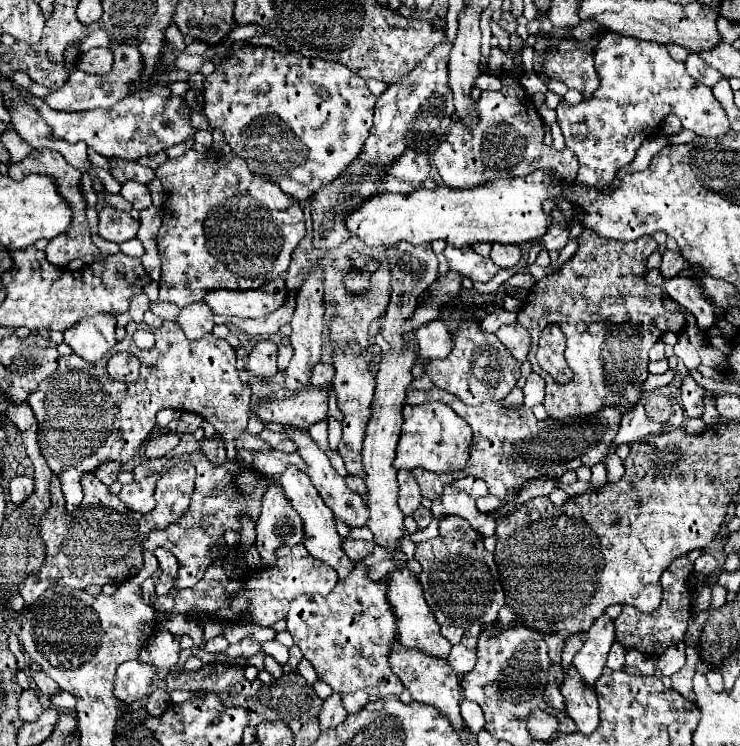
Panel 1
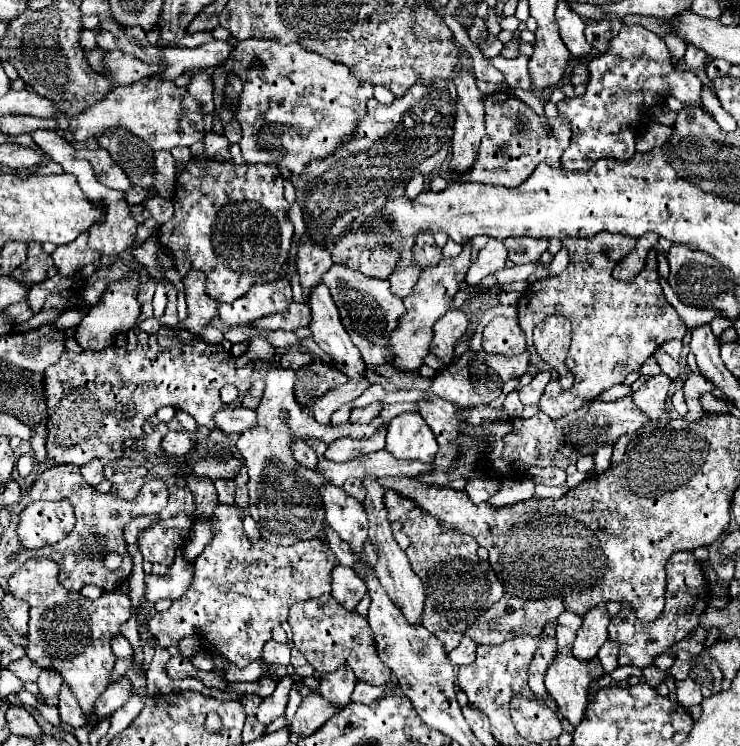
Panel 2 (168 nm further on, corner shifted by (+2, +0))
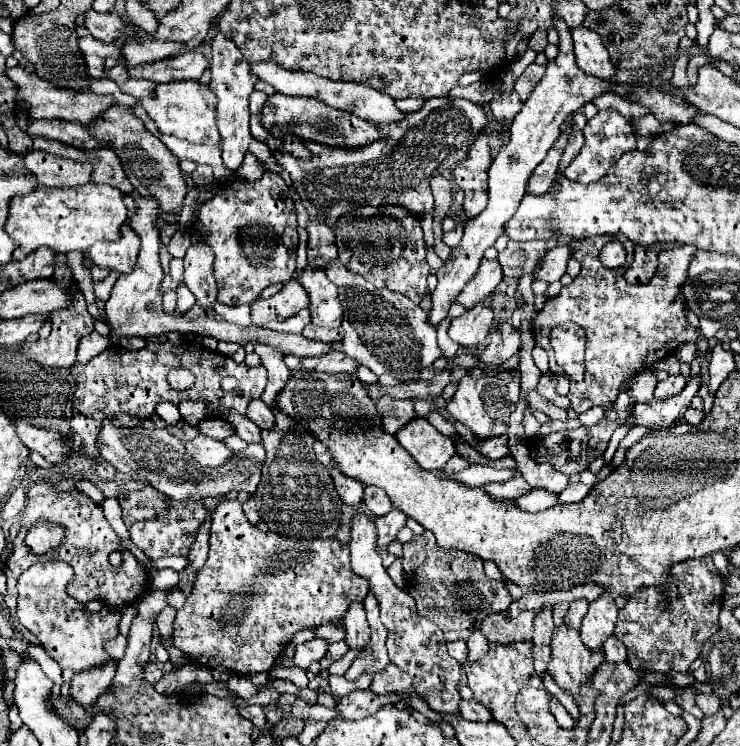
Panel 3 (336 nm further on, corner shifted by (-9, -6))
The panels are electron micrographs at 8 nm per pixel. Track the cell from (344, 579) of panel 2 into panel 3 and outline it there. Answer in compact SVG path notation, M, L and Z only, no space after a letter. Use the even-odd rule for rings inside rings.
M355 601L351 603L351 607L345 613L345 641L351 649L363 649L367 645L369 639L369 627L367 627L367 619L365 619L365 609L363 609L363 601Z

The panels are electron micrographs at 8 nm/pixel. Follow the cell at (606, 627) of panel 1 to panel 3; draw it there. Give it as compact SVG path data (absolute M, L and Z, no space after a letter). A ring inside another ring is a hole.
M603 593L595 603L589 605L589 611L583 619L581 639L591 649L597 651L603 643L613 635L617 623L617 607L615 599L609 593Z

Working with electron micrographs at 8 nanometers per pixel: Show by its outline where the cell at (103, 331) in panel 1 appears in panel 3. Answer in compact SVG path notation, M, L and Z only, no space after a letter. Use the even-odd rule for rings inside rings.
M139 199L135 201L137 205L137 213L131 221L131 227L139 233L141 237L141 251L139 251L139 259L135 269L129 275L121 275L111 291L111 297L105 303L105 319L107 319L107 327L111 331L111 335L115 337L153 337L153 335L163 335L163 333L197 333L197 335L211 335L219 341L231 341L231 343L239 343L241 347L247 343L267 343L277 347L283 355L291 353L297 357L317 357L329 351L329 343L321 343L321 341L309 341L303 335L293 335L293 333L277 333L271 329L263 329L263 327L241 327L235 323L227 323L227 321L215 321L209 317L201 317L201 319L185 319L183 315L175 317L163 311L161 305L161 293L159 293L159 285L163 281L163 267L159 263L159 229L155 225L157 221L157 213L159 207L155 201L151 199Z

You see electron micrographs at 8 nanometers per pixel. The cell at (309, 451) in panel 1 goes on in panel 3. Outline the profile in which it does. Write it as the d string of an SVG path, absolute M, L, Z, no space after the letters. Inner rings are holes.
M355 513L351 523L351 541L349 541L349 551L351 551L351 567L357 575L361 575L363 579L369 581L371 591L375 593L377 601L379 601L379 609L381 609L381 623L387 627L389 637L387 637L387 651L389 651L389 659L391 663L395 663L397 667L401 667L403 671L407 671L413 679L413 689L417 691L417 695L421 695L427 705L439 713L445 719L451 717L459 717L459 681L461 681L461 665L449 657L447 653L447 641L443 637L443 631L439 631L439 627L421 617L417 607L415 607L415 599L401 587L397 587L387 569L381 563L379 553L375 551L377 547L377 527L375 521L365 515L365 513Z

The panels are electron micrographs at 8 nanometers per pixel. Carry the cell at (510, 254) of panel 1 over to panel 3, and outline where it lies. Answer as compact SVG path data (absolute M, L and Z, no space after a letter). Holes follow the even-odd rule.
M483 259L475 279L471 279L471 283L467 283L465 291L459 293L459 299L455 299L457 303L465 305L467 309L475 307L483 297L487 297L489 293L493 293L493 289L497 287L497 283L503 279L503 269L499 265L499 261L487 261Z

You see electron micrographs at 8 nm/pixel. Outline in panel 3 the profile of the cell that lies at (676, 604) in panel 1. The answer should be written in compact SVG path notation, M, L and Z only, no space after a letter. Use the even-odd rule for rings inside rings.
M711 557L677 563L671 569L671 583L667 597L671 599L671 615L661 613L661 599L657 587L643 587L619 611L615 637L627 647L627 663L631 669L657 673L687 673L691 663L699 657L703 643L719 629L717 617L723 605L723 575L715 569Z

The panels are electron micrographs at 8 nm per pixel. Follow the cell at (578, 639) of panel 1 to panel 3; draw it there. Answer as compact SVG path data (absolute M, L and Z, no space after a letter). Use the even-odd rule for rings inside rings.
M575 601L575 603L571 603L571 607L569 607L567 615L565 615L565 625L579 629L585 613L587 613L587 603L585 603L585 601Z

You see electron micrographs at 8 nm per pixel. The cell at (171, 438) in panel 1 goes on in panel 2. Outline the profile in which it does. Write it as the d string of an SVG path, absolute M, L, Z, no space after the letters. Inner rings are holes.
M170 431L164 441L162 441L162 447L172 453L172 455L178 455L178 457L186 457L186 455L192 455L196 451L196 441L190 437L190 433L186 431Z

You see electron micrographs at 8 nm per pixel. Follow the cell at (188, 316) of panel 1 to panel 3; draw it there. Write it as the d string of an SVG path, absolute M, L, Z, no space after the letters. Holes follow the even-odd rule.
M189 247L185 255L185 285L203 309L211 309L217 301L217 281L213 275L213 255L207 247Z

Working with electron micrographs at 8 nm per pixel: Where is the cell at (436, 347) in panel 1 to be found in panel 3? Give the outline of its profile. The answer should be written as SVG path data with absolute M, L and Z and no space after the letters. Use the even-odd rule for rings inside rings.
M477 305L477 307L465 311L461 317L451 321L449 337L463 347L477 347L485 341L491 325L493 325L491 307Z

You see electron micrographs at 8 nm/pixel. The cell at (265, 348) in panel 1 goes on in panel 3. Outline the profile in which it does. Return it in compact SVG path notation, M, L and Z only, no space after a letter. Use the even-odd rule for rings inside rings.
M253 399L253 403L247 409L247 417L257 425L257 427L273 427L275 417L271 409L263 403L263 399Z

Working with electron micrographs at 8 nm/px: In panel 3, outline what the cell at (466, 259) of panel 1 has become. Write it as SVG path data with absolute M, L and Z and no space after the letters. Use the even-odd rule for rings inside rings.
M555 247L551 251L547 251L547 255L543 257L543 265L533 273L533 277L537 281L559 281L561 275L565 273L569 261L569 247Z

